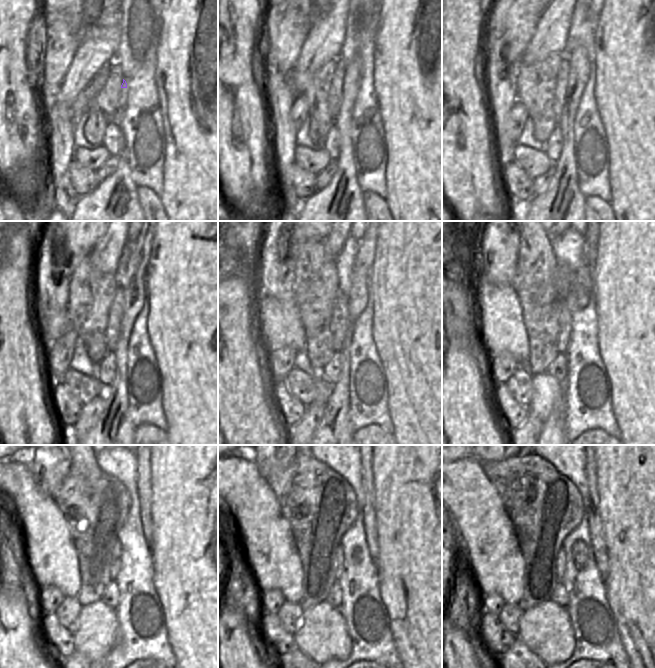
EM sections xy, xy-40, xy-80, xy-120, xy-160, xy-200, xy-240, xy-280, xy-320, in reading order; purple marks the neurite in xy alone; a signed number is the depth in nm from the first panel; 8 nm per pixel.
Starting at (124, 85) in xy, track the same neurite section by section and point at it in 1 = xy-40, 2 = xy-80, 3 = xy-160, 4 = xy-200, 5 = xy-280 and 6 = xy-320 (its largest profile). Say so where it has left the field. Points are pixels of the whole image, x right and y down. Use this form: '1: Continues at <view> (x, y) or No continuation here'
1: Continues at xy-40 (352, 77)
2: Continues at xy-80 (578, 61)
3: Continues at xy-160 (357, 299)
4: Continues at xy-200 (585, 282)
5: Continues at xy-280 (369, 520)
6: Continues at xy-320 (595, 526)

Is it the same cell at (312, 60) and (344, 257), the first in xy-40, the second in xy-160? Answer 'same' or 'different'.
different

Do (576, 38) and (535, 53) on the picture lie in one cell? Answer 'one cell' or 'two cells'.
two cells

